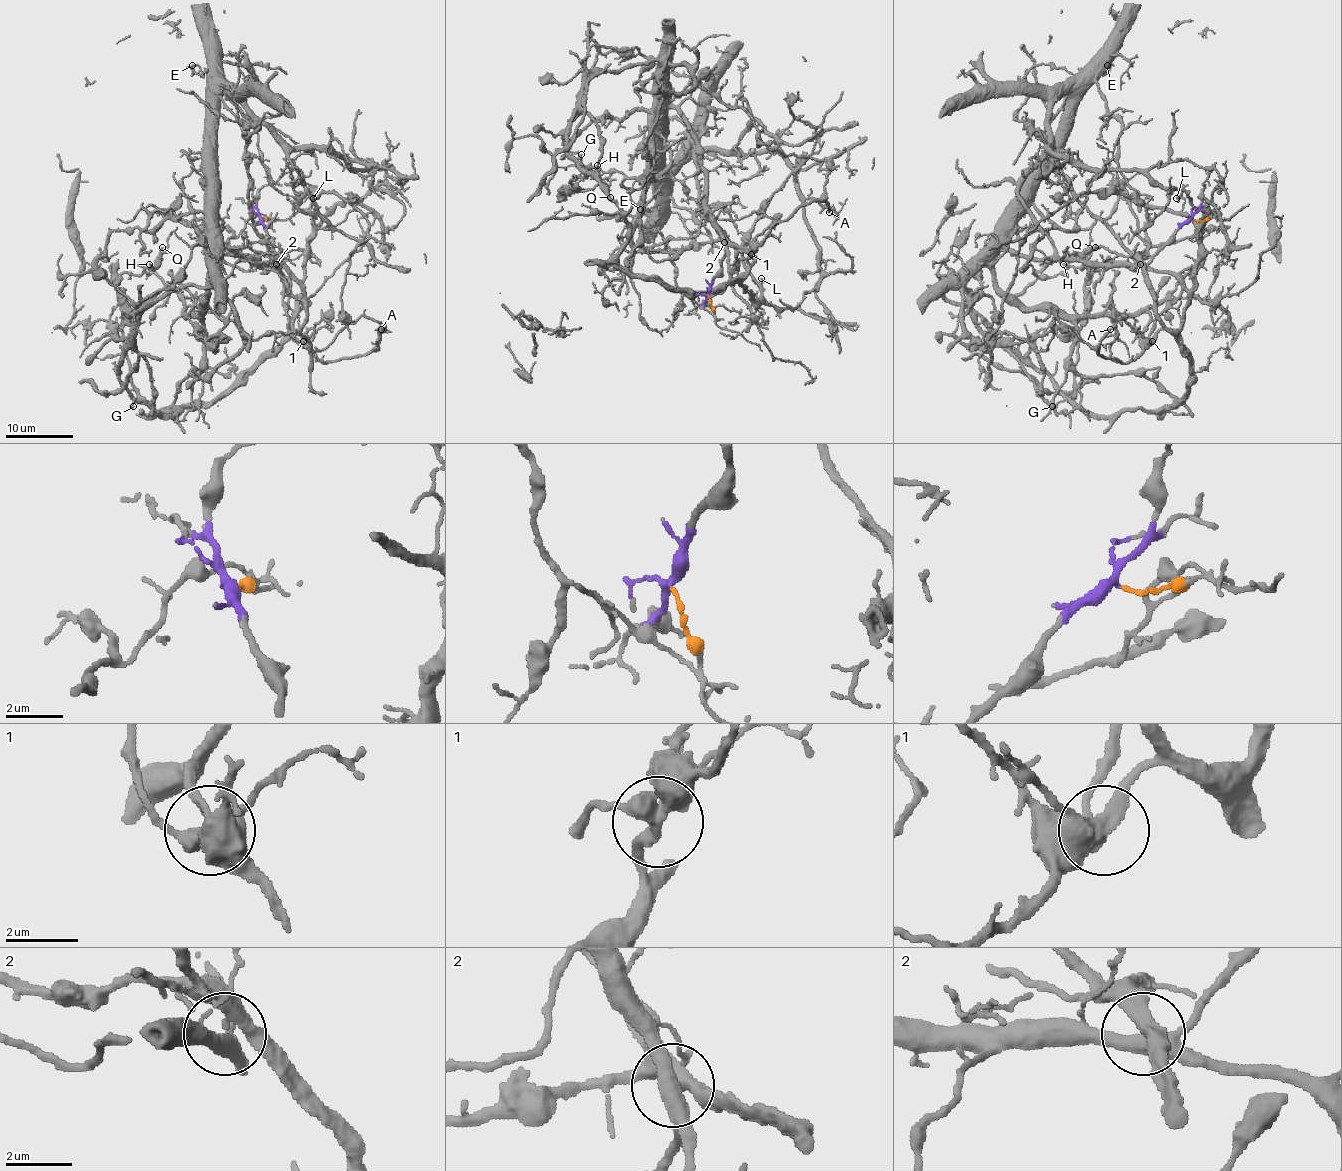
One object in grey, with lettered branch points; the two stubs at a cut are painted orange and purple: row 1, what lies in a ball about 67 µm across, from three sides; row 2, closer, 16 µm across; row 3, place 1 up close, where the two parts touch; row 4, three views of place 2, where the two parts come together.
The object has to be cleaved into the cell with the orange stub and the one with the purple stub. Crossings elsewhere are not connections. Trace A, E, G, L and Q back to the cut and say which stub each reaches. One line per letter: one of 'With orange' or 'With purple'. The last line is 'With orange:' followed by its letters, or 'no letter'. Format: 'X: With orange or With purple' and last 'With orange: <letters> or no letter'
A: With orange
E: With purple
G: With orange
L: With orange
Q: With orange
With orange: A, G, L, Q

